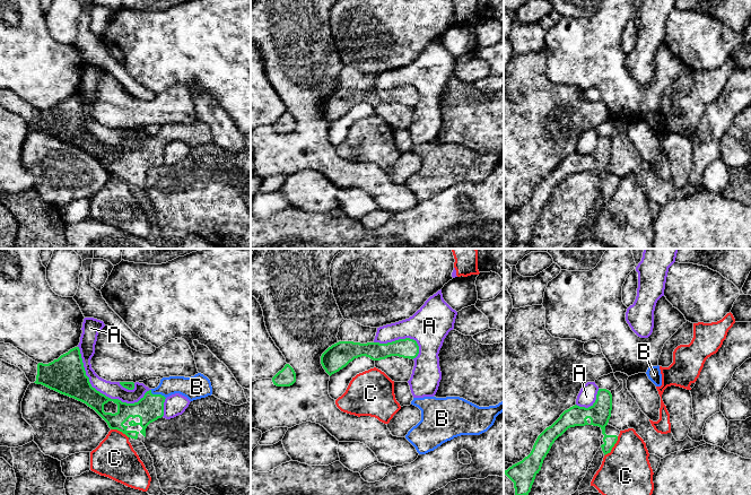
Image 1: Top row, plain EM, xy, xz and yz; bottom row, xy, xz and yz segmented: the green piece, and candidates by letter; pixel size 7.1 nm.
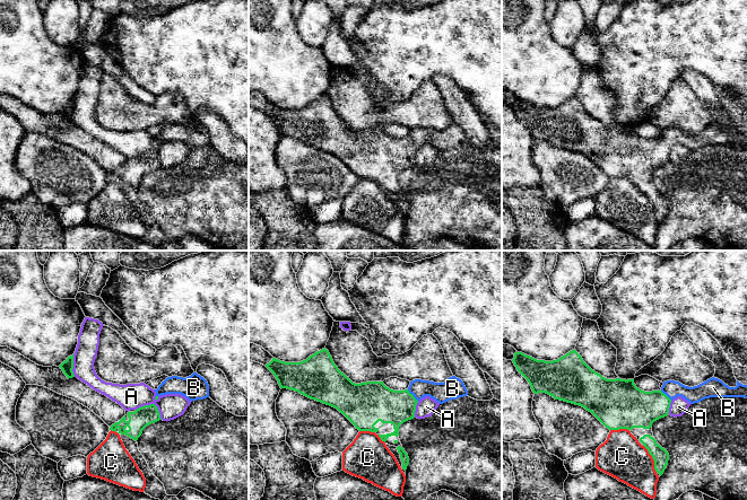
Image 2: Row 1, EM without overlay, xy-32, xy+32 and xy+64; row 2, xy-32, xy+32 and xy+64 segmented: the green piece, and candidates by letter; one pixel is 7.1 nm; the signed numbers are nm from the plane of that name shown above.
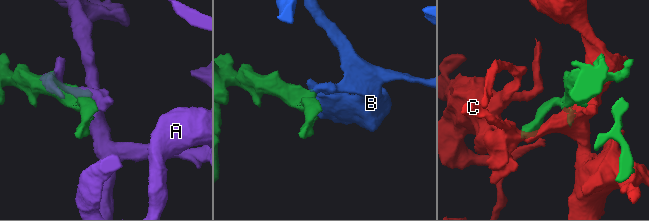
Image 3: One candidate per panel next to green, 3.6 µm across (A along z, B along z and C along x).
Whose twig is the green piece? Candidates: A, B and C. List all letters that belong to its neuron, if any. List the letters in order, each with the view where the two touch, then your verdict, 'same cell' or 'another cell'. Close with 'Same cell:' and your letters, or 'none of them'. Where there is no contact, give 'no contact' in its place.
A: contact in xy; another cell
B: contact in xy; same cell
C: contact in yz; another cell
Same cell: B

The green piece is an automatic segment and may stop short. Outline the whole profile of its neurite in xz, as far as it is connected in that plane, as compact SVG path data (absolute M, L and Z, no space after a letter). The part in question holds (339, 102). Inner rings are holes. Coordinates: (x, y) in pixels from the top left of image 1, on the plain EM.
M410 85L399 86L387 90L339 88L322 101L321 111L331 123L346 114L355 105L361 103L369 104L373 107L381 107L391 103L413 106L418 101L419 93L416 87Z

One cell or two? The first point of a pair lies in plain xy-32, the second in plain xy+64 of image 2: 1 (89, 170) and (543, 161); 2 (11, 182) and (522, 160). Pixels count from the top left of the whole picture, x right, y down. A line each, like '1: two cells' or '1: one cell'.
1: one cell
2: one cell

